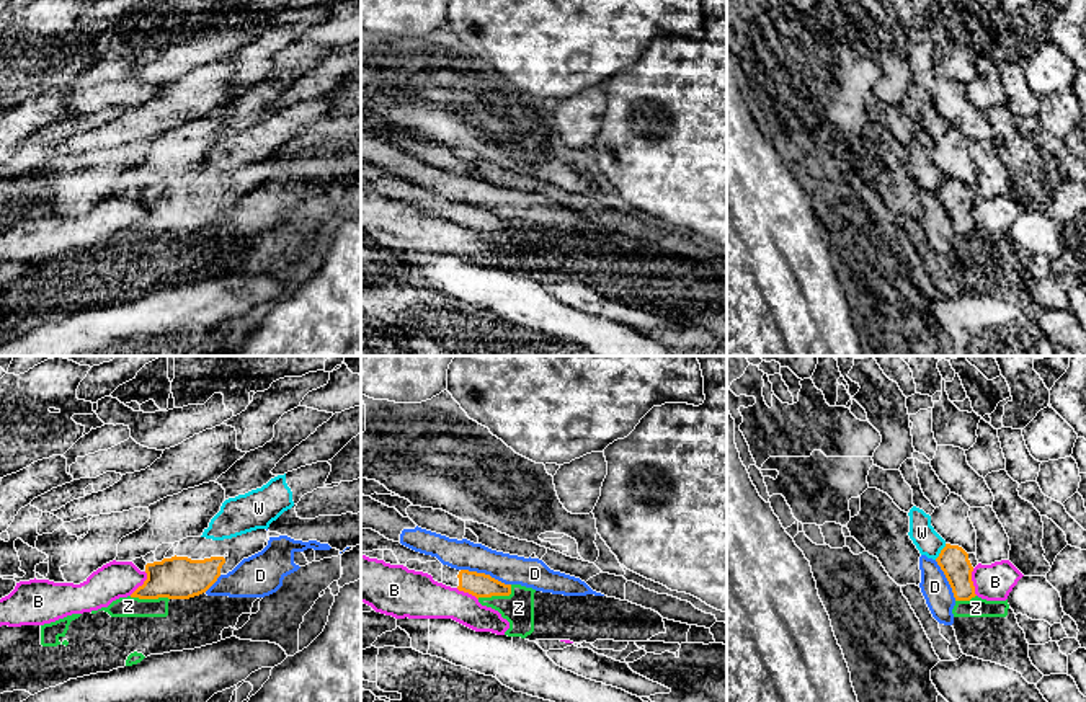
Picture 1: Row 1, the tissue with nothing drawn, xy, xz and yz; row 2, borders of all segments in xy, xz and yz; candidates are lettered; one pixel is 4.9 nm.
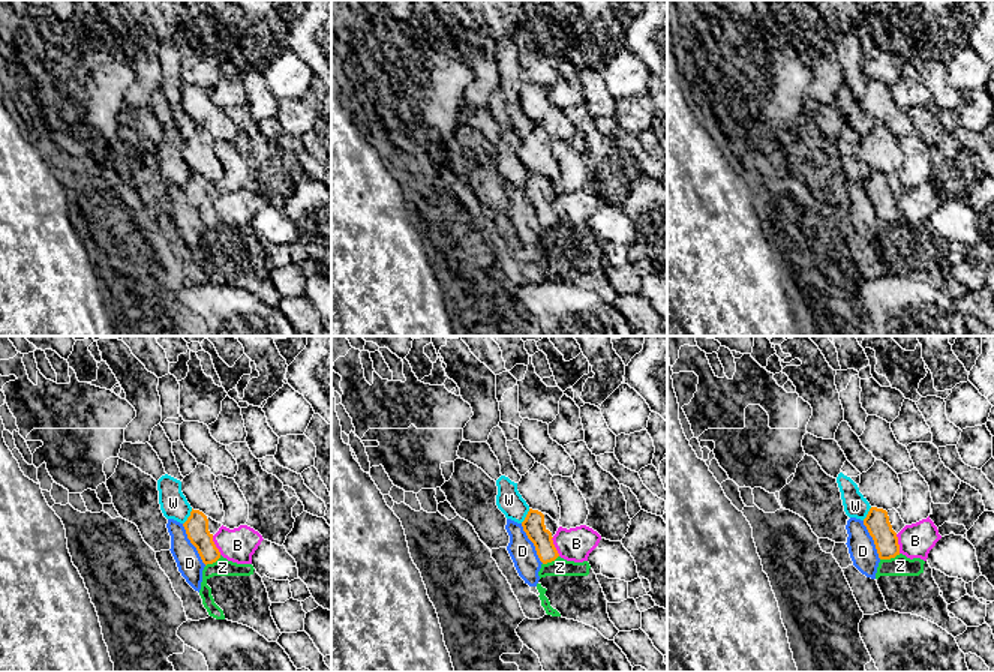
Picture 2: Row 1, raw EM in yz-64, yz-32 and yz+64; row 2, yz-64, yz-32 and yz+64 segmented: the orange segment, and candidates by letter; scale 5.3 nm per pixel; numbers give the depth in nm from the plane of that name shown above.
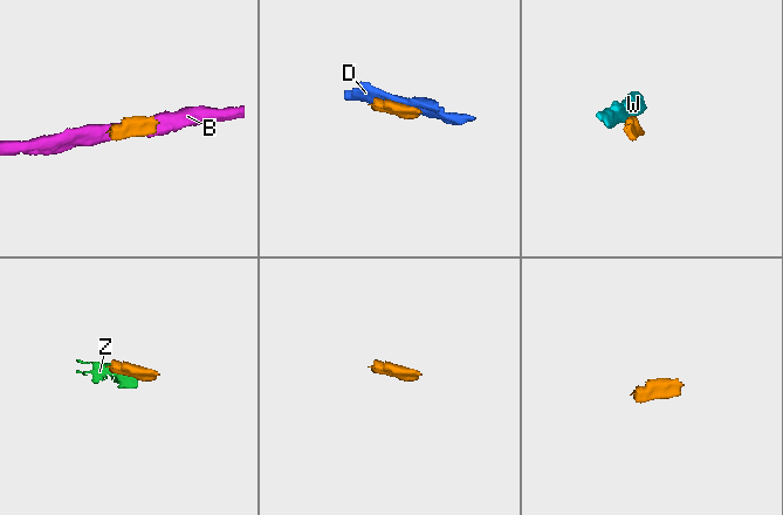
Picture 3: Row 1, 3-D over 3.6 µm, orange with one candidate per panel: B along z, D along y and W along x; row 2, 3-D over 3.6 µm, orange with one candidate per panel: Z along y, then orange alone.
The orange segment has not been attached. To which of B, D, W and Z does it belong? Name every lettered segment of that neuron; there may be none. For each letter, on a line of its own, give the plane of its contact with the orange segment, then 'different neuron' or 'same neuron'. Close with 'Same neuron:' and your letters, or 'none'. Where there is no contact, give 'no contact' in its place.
B: yz | different neuron
D: xz | different neuron
W: yz | different neuron
Z: xz | different neuron
Same neuron: none

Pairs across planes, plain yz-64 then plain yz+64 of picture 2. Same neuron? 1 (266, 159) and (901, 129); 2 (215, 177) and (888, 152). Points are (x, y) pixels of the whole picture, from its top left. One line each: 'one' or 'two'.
1: two
2: one

